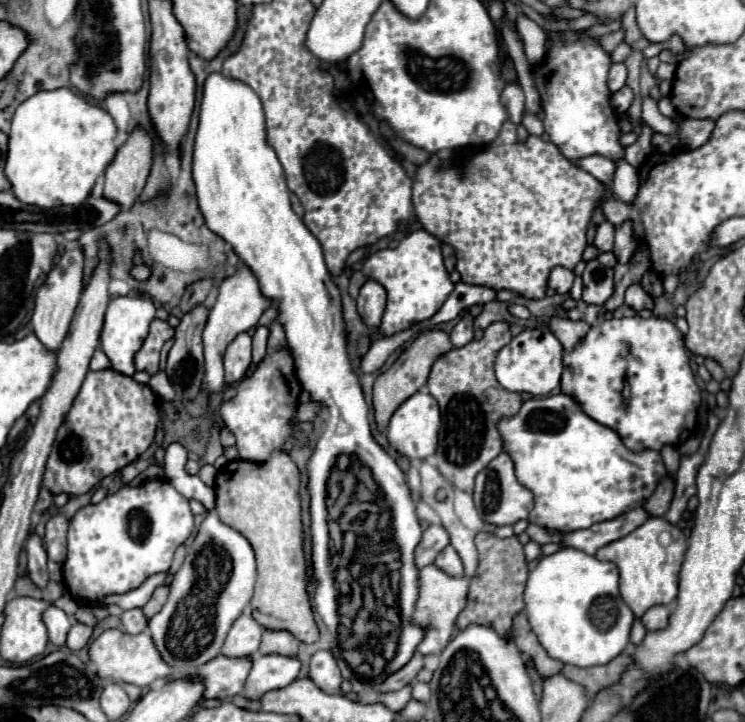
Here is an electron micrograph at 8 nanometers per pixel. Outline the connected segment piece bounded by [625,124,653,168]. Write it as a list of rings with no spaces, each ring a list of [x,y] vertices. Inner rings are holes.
[[[643,124],[641,133],[636,142],[625,148],[625,159],[632,166],[639,168],[647,161],[648,157],[652,153],[652,135],[653,130]]]

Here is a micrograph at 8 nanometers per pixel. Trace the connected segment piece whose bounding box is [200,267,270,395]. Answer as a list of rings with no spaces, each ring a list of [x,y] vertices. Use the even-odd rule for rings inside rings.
[[[242,267],[240,271],[236,271],[232,277],[224,279],[220,289],[218,289],[218,297],[214,307],[210,309],[202,339],[204,339],[204,381],[202,381],[202,391],[204,393],[220,393],[224,387],[224,367],[222,367],[222,357],[224,351],[228,347],[228,343],[232,343],[232,339],[242,333],[248,331],[250,327],[254,327],[262,315],[262,311],[270,305],[268,299],[264,299],[264,295],[260,293],[258,281],[252,275],[252,271],[248,267]]]

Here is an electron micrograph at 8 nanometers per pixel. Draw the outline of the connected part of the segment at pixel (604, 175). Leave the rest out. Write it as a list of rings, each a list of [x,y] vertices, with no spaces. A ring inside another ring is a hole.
[[[592,155],[592,157],[584,157],[578,159],[576,165],[580,165],[584,171],[588,171],[590,175],[594,175],[598,181],[602,183],[612,183],[614,173],[616,173],[616,163],[612,159],[600,157],[600,155]]]

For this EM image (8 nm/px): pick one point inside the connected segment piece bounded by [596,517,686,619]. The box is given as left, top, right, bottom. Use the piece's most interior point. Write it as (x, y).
(649, 571)

